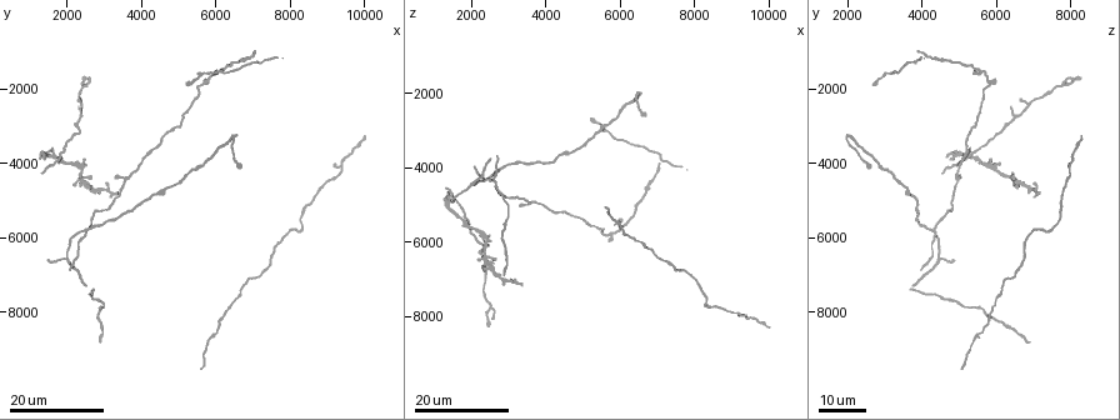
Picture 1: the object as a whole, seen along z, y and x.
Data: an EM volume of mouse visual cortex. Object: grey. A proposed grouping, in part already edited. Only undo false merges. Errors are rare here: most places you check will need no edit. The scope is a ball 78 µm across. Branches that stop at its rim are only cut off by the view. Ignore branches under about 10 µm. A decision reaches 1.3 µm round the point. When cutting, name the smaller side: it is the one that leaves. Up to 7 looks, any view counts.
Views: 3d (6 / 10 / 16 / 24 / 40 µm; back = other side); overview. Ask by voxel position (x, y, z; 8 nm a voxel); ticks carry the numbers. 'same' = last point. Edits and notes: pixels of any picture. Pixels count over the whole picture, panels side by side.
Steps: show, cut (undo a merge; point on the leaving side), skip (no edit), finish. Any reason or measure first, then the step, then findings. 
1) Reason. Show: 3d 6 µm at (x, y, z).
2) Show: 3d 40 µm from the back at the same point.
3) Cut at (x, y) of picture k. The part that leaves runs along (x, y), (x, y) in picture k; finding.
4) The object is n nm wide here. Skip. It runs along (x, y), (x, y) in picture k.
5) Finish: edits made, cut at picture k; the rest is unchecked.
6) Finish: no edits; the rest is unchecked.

Branch point. Show: 3d 16 µm at (3500, 4300, 5000).

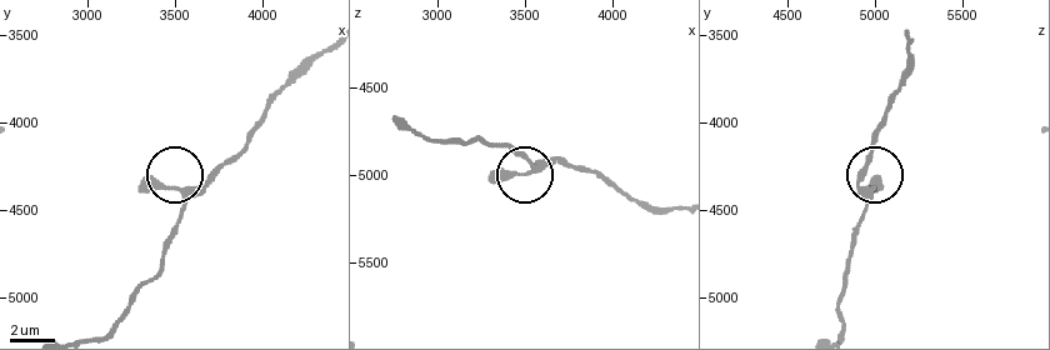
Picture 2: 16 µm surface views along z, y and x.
Show: 3d 6 µm at (3560, 4400, 4960).

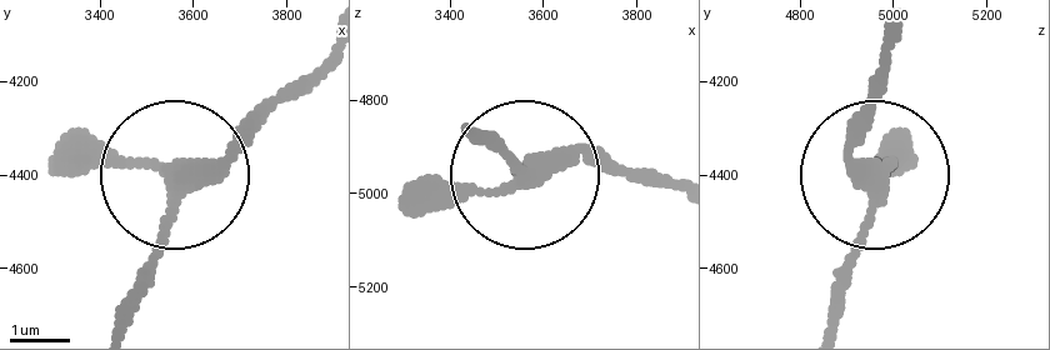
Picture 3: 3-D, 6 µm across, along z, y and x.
Skip. It runs along (119, 326), (169, 183), (134, 163), (50, 163) in picture 3; one cell here.

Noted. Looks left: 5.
Show: 3d 16 µm at (2200, 4000, 5800).

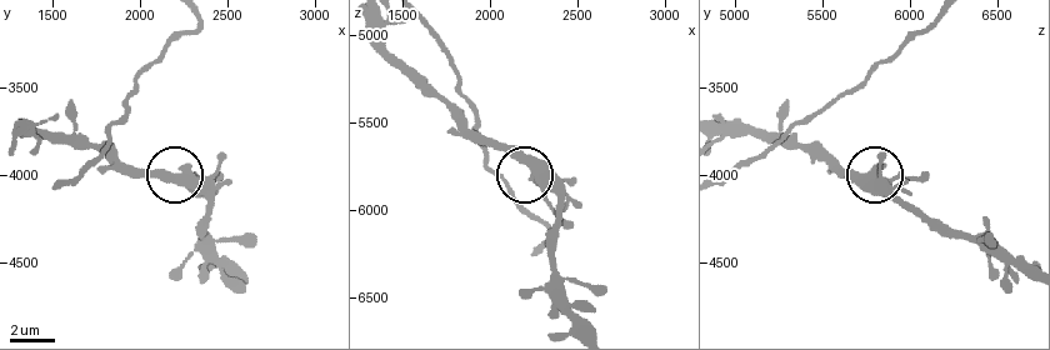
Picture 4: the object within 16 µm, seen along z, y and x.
Show: 3d 6 µm at (2280, 4000, 5820).

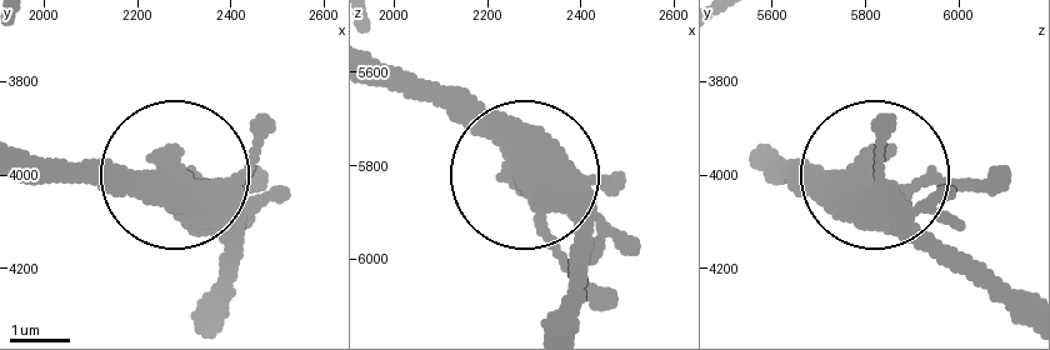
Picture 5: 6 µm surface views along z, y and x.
Show: 3d 6 µm from the back at (2270, 3985, 5820).

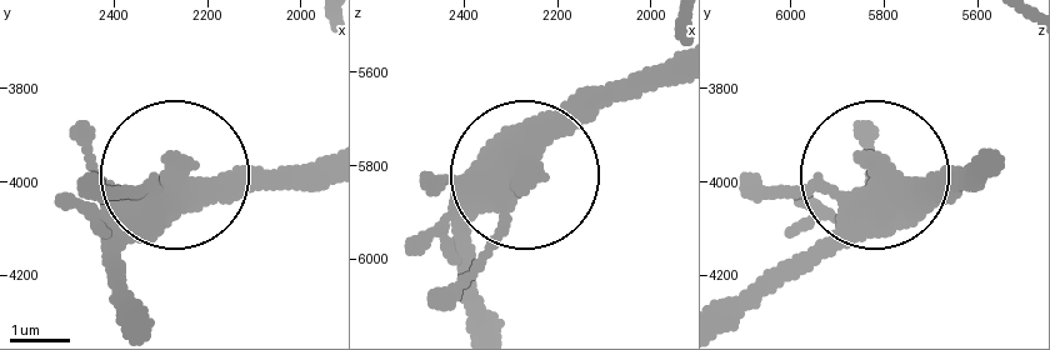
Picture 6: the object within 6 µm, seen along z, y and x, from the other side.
Skip. One cell here.

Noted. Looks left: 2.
Four or more arms meet. Show: 3d 24 µm at (1800, 3900, 5400).

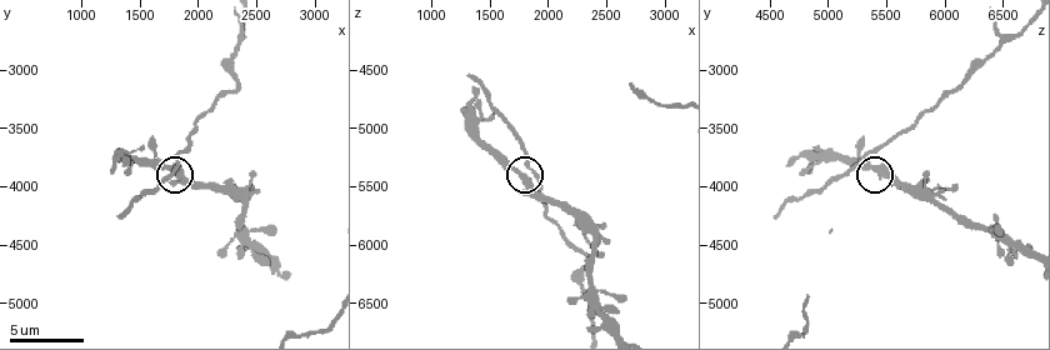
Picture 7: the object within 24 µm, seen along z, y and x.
Closer look. Show: 3d 6 µm at (1800, 3820, 5420).

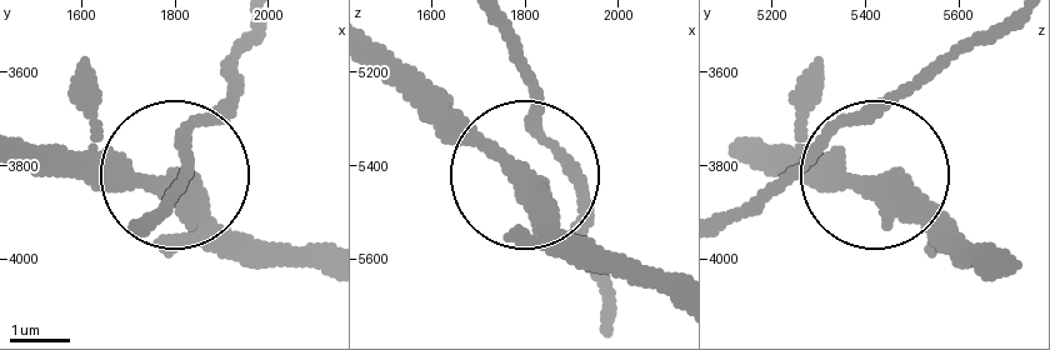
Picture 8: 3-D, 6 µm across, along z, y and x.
Skip. All the same cell.

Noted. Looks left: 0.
Finish: no edits; the rest is unchecked.

